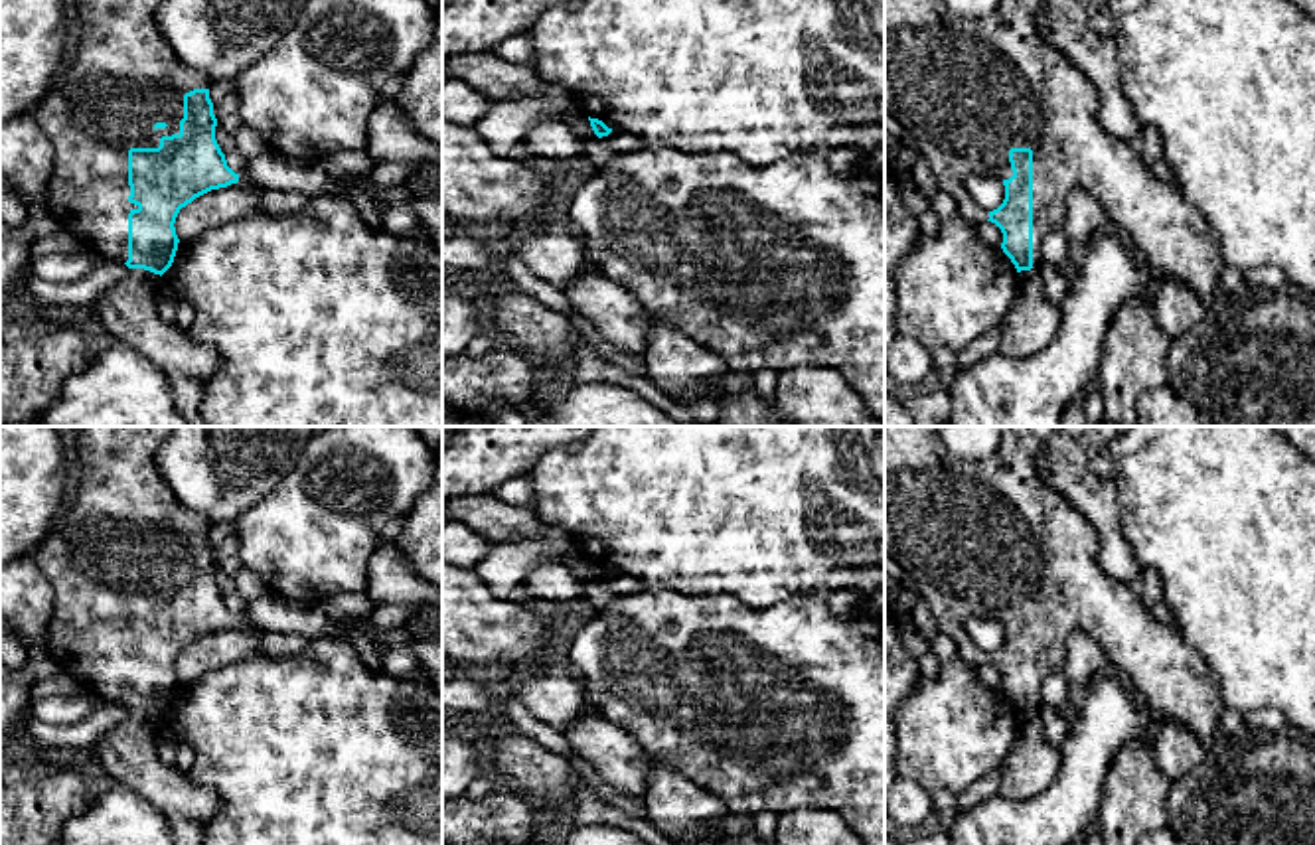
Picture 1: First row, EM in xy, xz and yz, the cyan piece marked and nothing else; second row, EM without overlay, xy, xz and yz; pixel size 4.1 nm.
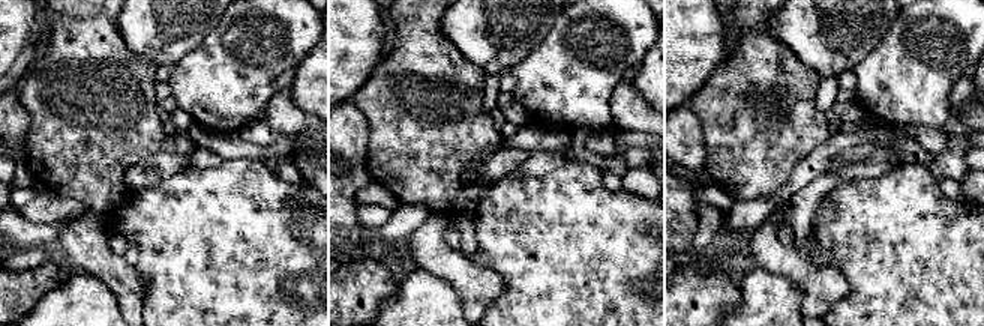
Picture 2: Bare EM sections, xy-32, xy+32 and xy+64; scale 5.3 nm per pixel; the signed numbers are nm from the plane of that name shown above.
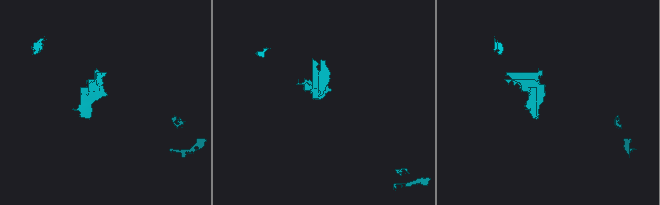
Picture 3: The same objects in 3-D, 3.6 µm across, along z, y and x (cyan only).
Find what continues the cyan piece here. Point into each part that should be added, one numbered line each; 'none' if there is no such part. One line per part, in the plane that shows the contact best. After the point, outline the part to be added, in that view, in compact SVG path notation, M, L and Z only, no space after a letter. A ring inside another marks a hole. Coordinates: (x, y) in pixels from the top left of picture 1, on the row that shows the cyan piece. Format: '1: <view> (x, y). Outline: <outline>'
1: xy (125, 77). Outline: M75 0L81 18L75 57L55 71L47 93L32 111L36 124L53 144L53 168L43 203L57 219L59 229L75 235L83 247L120 263L128 261L128 213L138 209L128 201L128 150L158 148L162 136L180 134L184 95L213 85L209 75L184 65L158 32L156 10L160 2Z

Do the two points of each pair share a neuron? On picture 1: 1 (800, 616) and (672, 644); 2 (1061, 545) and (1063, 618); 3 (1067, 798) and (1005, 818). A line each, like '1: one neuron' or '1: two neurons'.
1: one neuron
2: one neuron
3: one neuron

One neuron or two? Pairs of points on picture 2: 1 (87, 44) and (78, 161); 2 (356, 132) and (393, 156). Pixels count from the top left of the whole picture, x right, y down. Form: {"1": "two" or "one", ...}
{"1": "one", "2": "two"}

